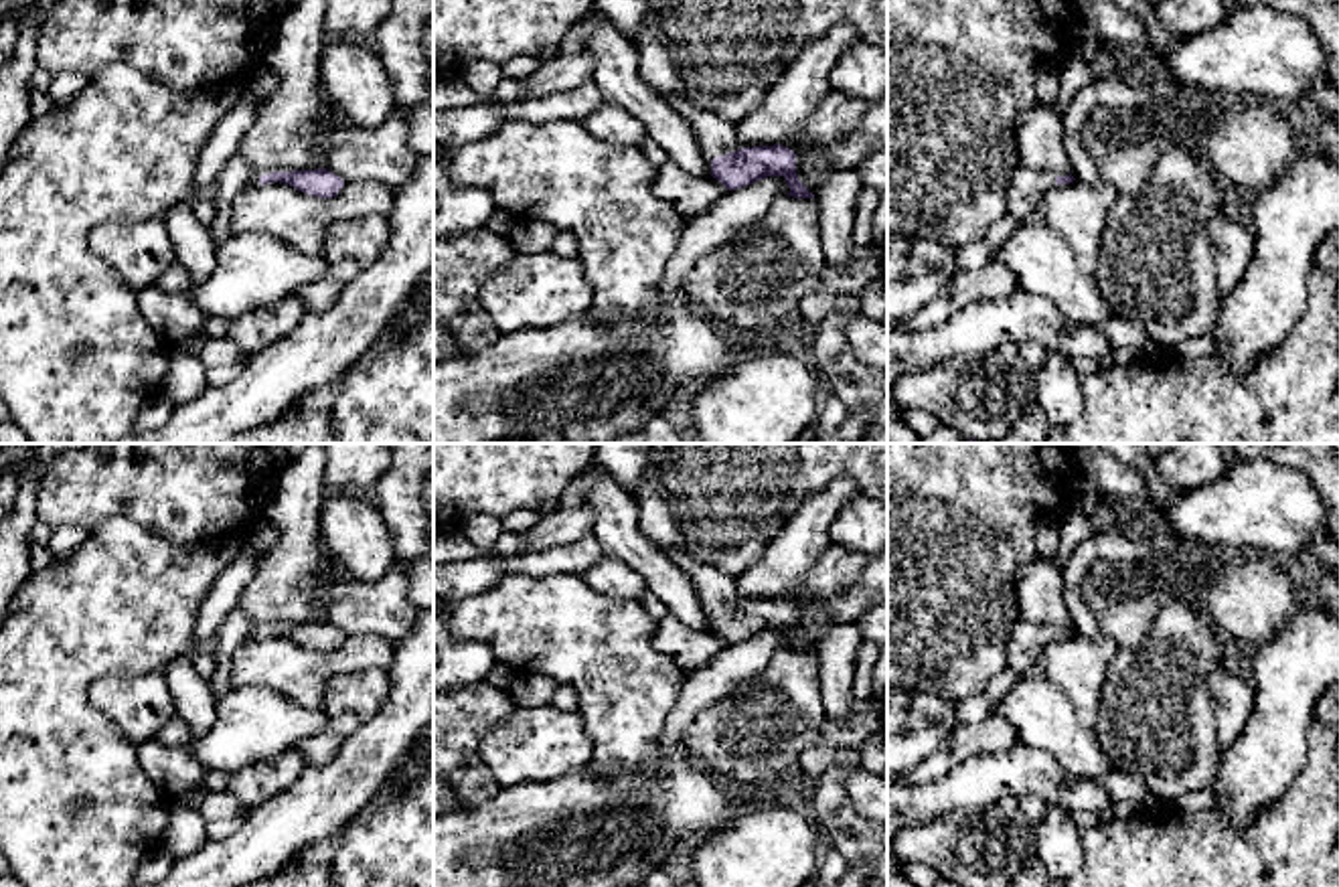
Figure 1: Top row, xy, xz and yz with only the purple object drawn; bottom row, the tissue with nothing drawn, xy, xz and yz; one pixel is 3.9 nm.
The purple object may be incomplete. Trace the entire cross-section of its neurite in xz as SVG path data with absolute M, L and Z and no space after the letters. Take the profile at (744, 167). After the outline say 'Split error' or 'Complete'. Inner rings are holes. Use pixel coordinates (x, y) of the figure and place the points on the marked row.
M660 93L664 101L689 122L697 134L701 154L711 162L711 176L727 190L735 190L768 176L784 176L788 196L814 198L798 180L796 154L780 144L737 150L737 126L727 117L691 105L677 93Z. Split error

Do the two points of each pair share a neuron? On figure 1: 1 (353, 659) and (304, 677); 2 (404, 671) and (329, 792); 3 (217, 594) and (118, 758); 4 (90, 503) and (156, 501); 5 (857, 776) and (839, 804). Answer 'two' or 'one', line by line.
1: one
2: one
3: two
4: one
5: two

